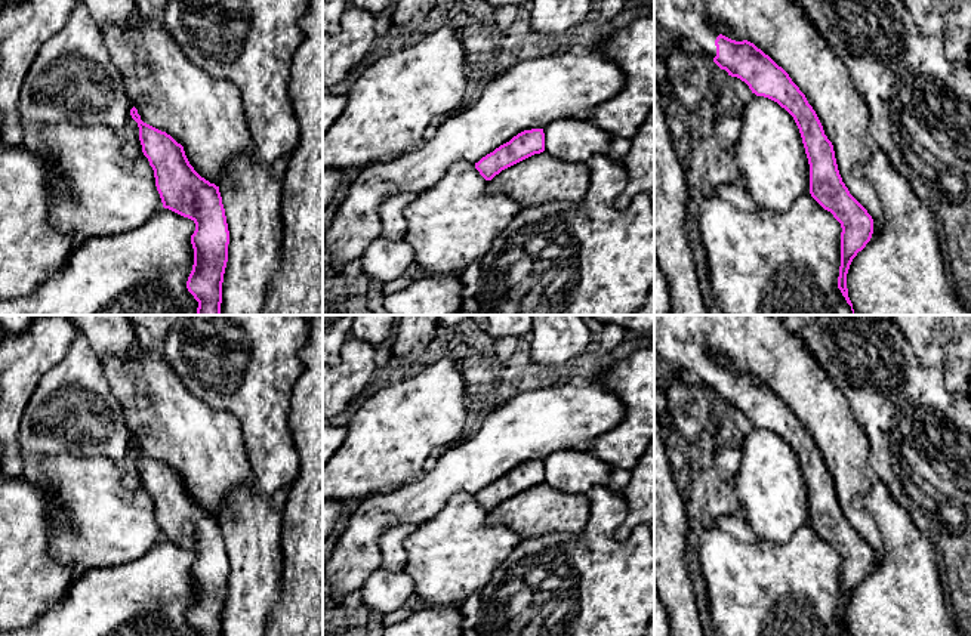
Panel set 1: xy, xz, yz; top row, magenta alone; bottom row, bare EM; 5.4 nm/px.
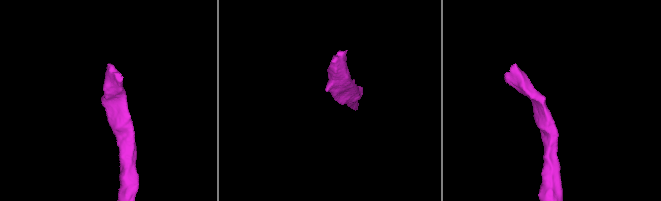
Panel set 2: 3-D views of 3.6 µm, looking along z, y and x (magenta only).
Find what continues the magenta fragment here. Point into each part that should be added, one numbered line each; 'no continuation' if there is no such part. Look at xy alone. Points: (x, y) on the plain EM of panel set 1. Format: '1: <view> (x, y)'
1: xy (205, 445)

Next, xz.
1: xz (541, 509)

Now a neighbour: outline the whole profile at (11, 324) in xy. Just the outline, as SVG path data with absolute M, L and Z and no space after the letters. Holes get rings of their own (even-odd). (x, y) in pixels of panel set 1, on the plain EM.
M0 315L0 327L6 334L24 333L40 315Z

